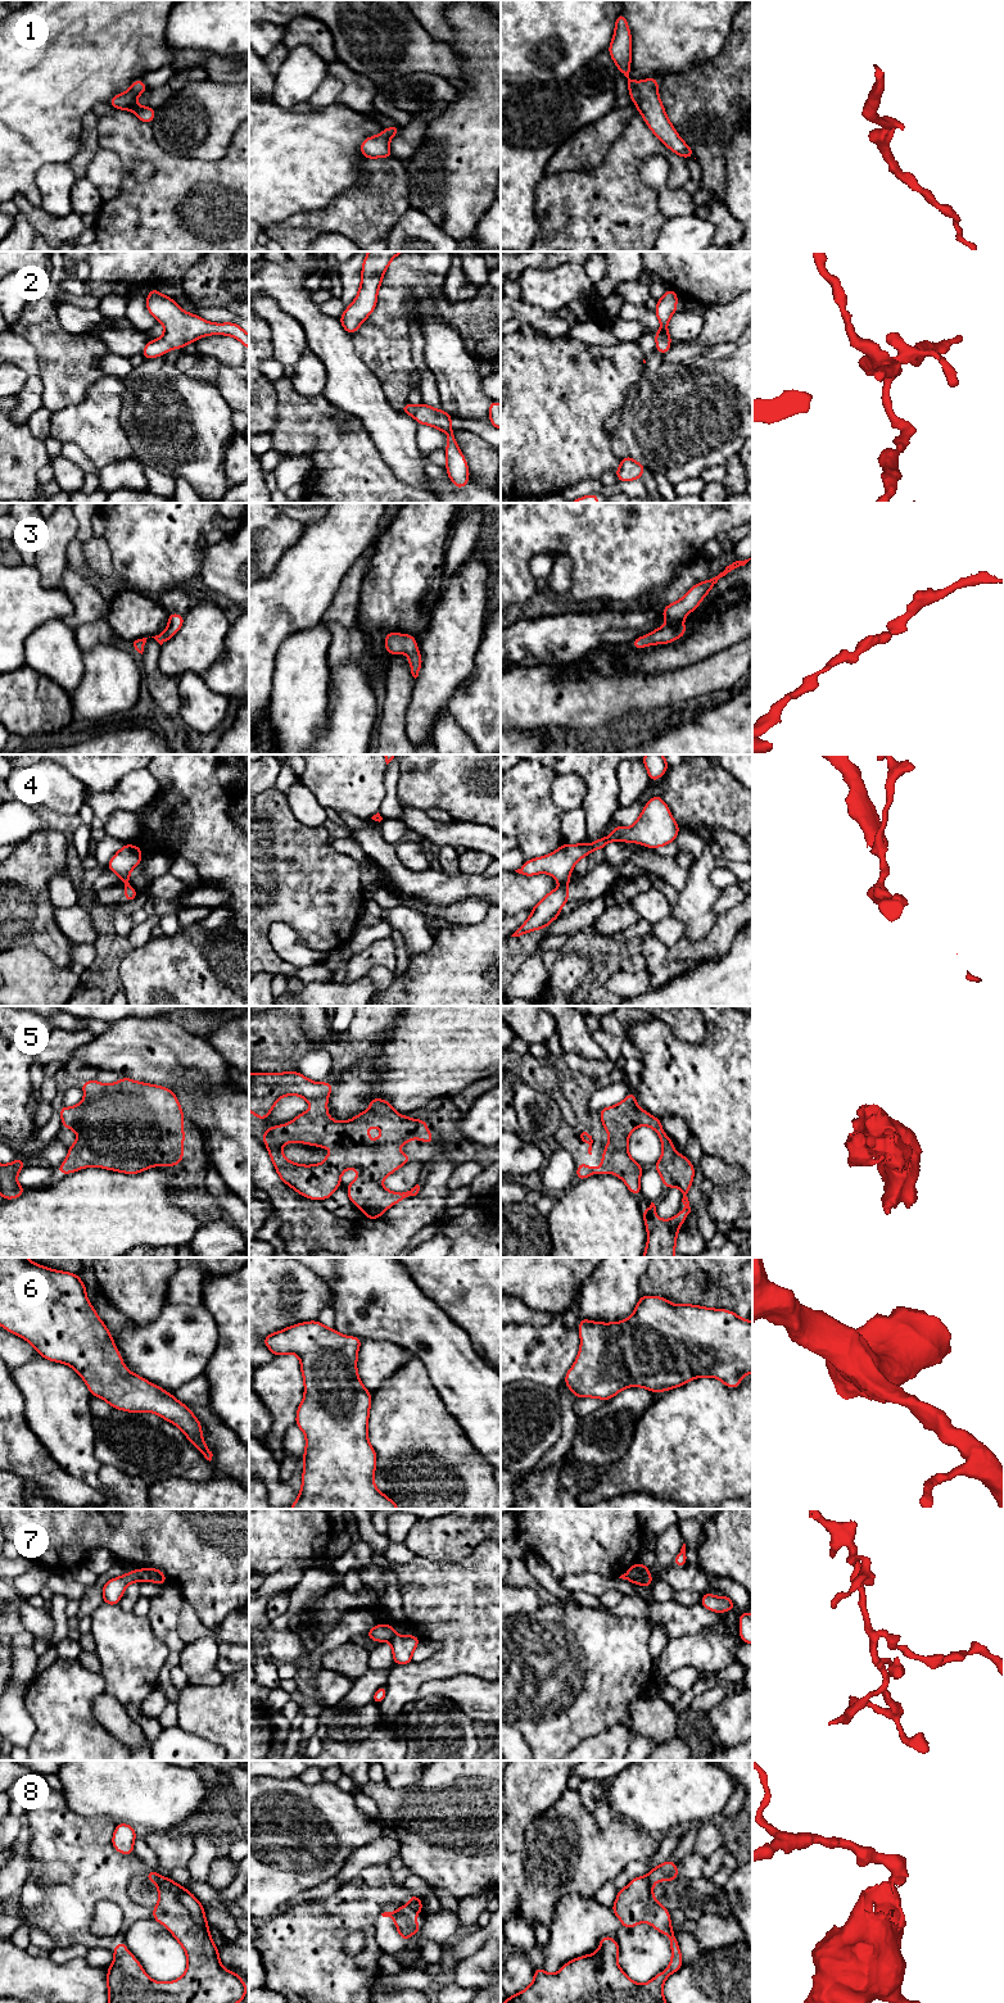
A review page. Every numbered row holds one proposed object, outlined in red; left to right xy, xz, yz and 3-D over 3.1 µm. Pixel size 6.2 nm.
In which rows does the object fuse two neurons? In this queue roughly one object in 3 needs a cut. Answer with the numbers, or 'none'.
4, 7, 8

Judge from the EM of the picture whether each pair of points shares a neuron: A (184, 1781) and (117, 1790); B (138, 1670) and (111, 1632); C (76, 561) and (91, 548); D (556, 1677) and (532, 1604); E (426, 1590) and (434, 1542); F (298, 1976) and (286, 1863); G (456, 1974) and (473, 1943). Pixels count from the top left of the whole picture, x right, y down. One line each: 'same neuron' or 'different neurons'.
A: same neuron
B: same neuron
C: different neurons
D: different neurons
E: different neurons
F: different neurons
G: different neurons

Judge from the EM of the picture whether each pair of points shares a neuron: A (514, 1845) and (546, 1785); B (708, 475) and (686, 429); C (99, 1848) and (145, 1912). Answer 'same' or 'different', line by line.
A: same
B: different
C: same

